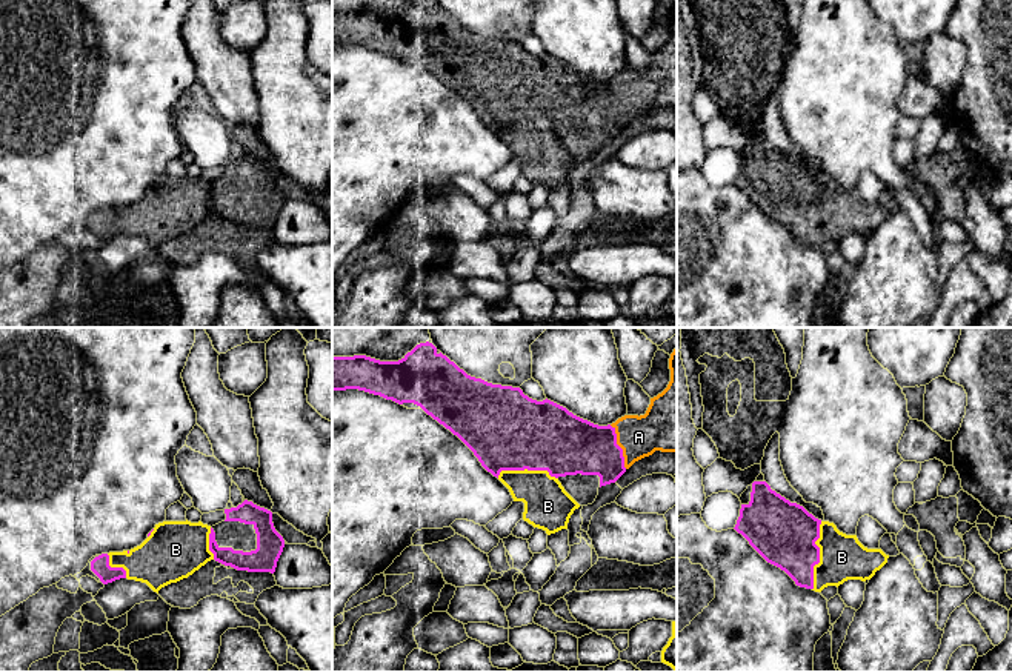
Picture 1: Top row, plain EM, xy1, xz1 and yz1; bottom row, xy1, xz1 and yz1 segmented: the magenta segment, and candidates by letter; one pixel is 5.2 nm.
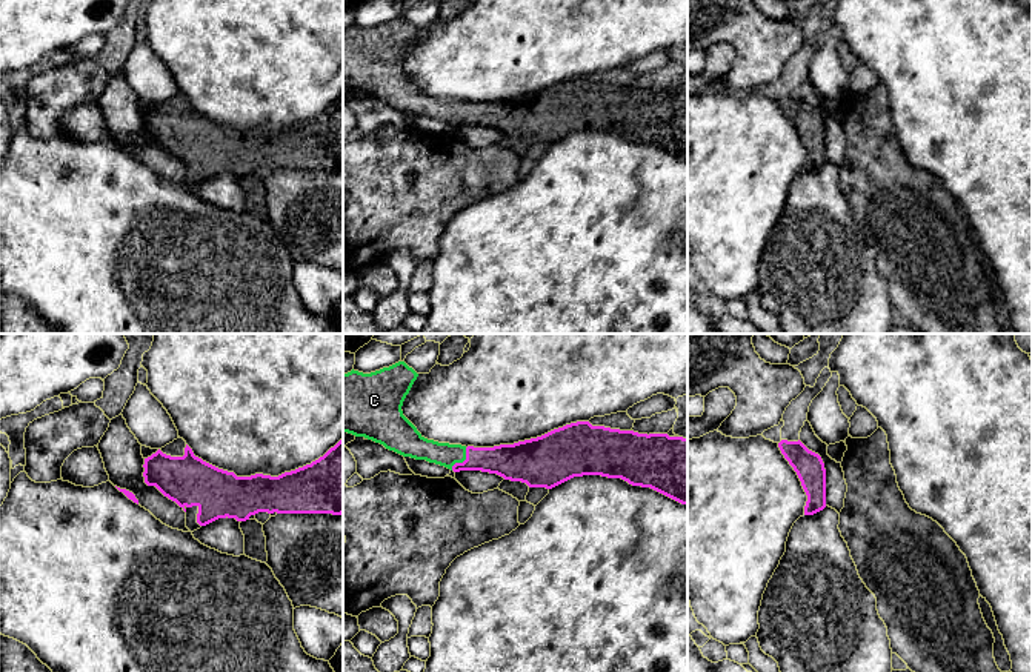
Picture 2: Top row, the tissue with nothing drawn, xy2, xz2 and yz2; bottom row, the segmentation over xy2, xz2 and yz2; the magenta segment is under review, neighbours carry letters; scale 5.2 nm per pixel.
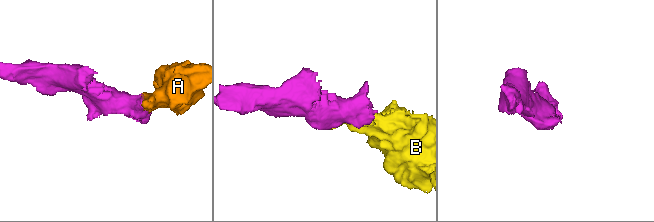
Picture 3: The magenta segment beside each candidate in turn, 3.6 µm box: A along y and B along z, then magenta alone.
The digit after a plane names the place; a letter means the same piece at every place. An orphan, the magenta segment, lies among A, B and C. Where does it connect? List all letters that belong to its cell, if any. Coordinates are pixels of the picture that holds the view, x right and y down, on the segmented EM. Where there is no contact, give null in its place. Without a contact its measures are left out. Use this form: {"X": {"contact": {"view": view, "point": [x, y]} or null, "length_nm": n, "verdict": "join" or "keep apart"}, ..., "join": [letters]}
{"A": {"contact": {"view": "xz1", "point": [619, 446]}, "length_nm": 240, "verdict": "join"}, "B": {"contact": {"view": "yz1", "point": [818, 555]}, "length_nm": 360, "verdict": "join"}, "C": {"contact": {"view": "xz2", "point": [463, 462]}, "length_nm": 150, "verdict": "join"}, "join": ["A", "B", "C"]}

